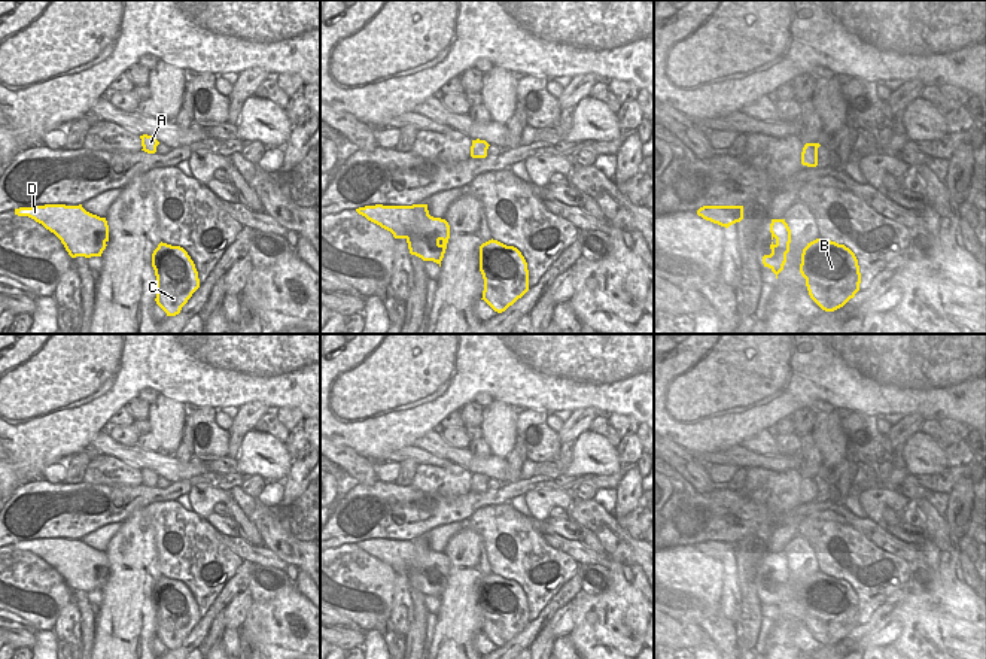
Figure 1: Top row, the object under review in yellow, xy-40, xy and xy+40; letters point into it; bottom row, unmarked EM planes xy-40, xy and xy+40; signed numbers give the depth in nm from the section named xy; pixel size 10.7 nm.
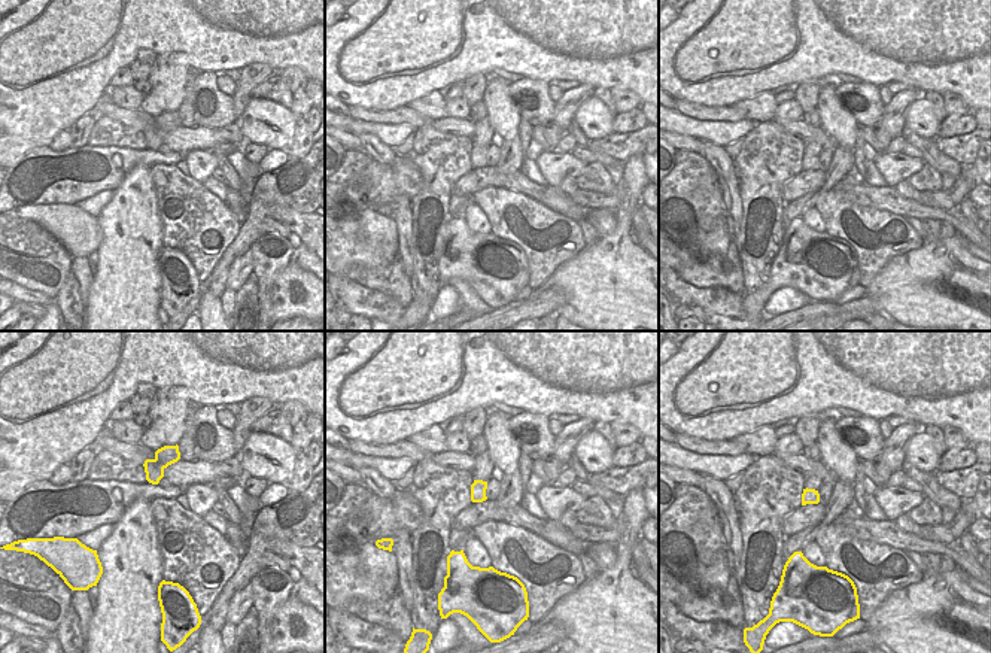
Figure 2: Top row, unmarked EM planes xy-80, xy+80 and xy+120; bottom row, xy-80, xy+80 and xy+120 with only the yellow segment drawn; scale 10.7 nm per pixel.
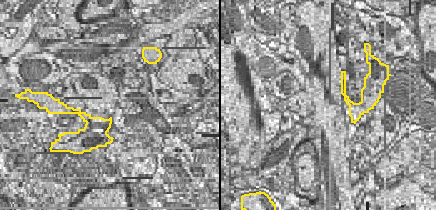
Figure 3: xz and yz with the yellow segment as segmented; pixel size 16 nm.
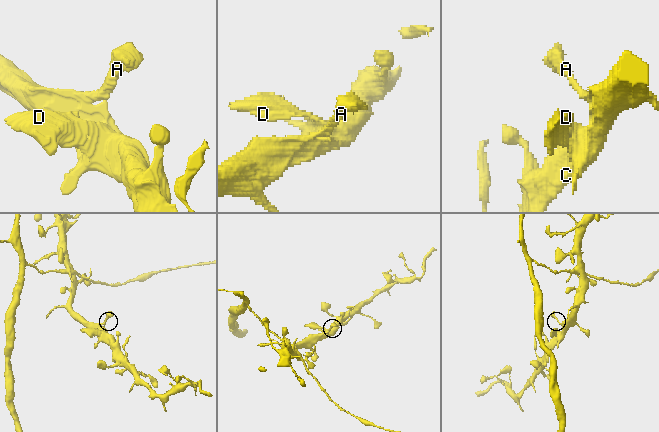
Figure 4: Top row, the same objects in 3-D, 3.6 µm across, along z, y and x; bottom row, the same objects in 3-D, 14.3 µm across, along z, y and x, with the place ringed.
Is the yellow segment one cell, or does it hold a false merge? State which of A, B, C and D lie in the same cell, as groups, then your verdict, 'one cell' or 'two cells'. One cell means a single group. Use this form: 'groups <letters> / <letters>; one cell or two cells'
groups A B C D; one cell

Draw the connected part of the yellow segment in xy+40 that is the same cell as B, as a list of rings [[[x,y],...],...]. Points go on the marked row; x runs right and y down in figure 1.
[[[827,239],[807,243],[800,273],[810,298],[825,312],[843,307],[859,291],[861,273],[855,253]]]

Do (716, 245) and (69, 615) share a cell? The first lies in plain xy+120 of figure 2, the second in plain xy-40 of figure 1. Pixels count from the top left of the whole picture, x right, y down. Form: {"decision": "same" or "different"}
{"decision": "different"}

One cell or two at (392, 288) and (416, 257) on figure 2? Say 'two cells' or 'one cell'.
two cells

